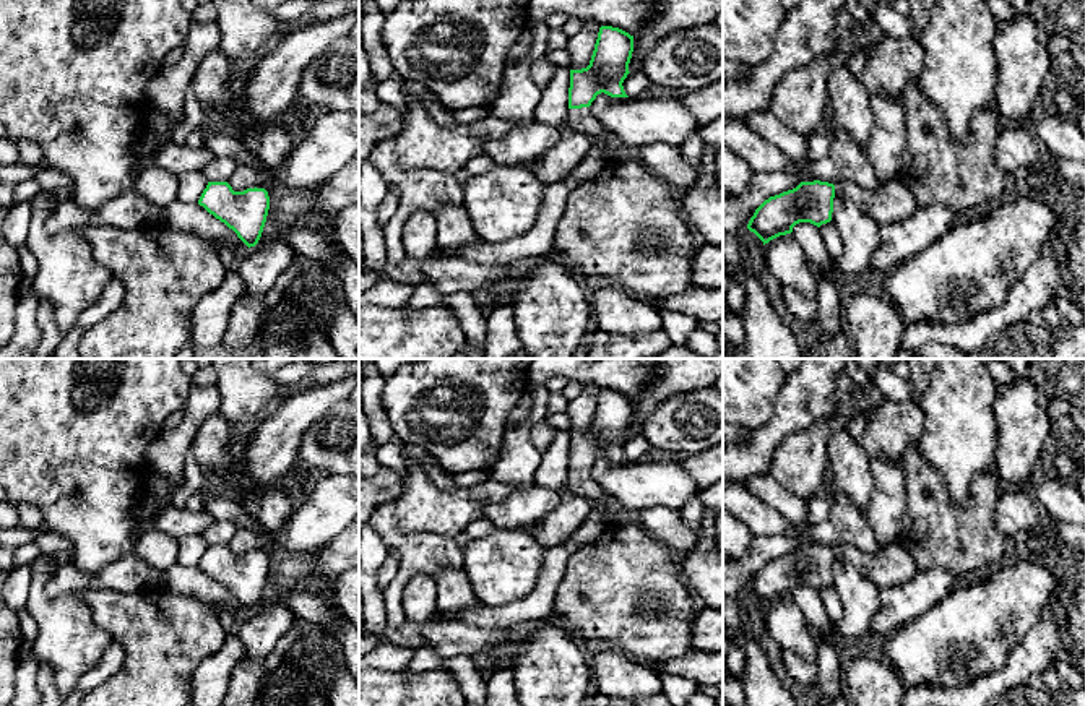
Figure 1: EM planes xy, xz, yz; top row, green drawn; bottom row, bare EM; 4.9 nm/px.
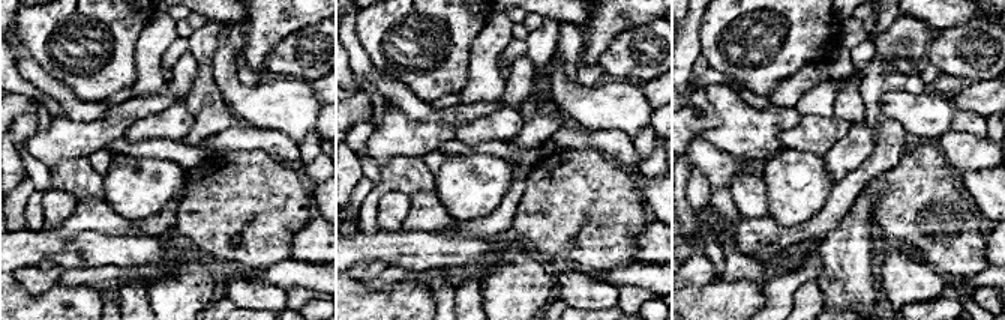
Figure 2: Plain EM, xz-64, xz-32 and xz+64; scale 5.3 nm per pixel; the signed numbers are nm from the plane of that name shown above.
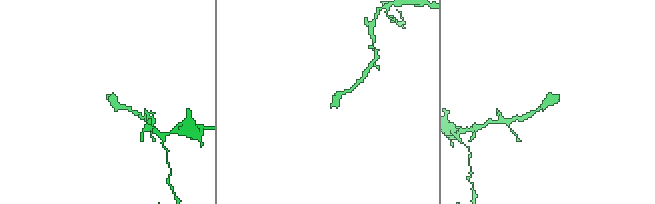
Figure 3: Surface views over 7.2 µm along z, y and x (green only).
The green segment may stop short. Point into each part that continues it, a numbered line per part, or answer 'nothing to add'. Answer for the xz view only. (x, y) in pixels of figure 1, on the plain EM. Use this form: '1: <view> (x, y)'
1: xz (538, 604)

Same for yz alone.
1: yz (892, 565)

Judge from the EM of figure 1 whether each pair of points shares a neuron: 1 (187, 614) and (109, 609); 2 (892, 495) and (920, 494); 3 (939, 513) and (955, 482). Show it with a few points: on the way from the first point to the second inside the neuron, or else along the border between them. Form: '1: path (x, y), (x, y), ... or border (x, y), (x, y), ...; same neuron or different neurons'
1: path (168, 625), (148, 625), (129, 619); same neuron
2: border (902, 460), (905, 520), (899, 533); different neurons
3: border (928, 461), (941, 476), (952, 500), (970, 499); different neurons

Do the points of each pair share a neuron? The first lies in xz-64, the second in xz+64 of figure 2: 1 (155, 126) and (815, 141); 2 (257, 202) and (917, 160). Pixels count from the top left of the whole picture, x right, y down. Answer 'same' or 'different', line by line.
1: same
2: same

